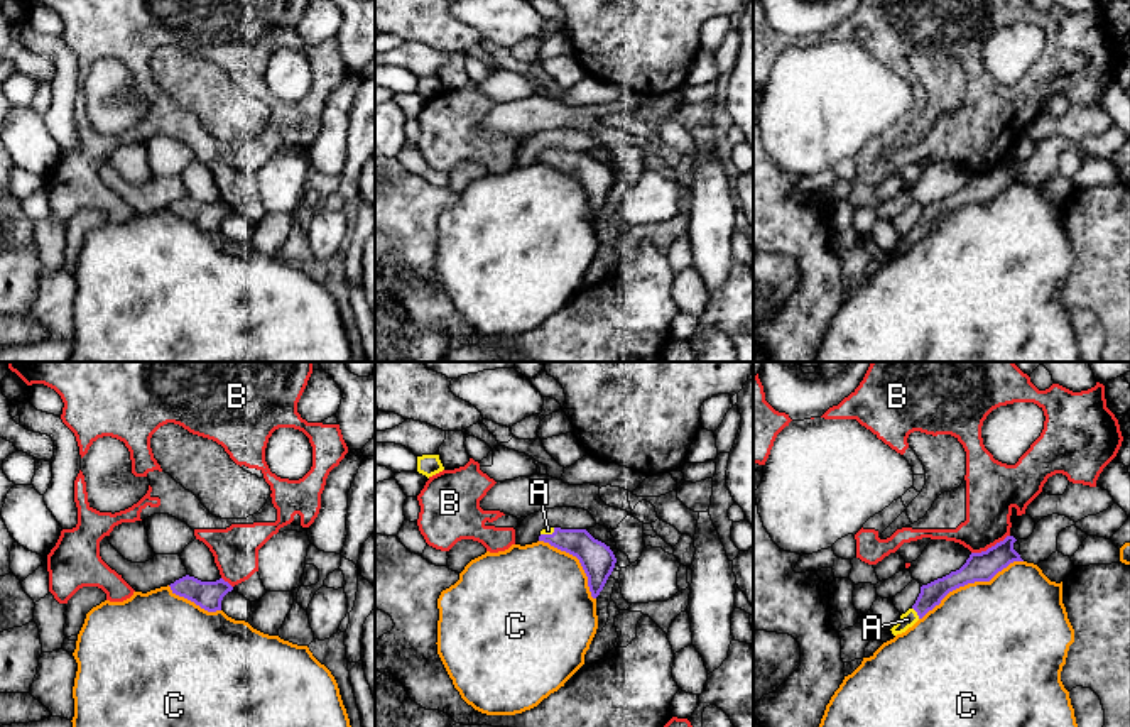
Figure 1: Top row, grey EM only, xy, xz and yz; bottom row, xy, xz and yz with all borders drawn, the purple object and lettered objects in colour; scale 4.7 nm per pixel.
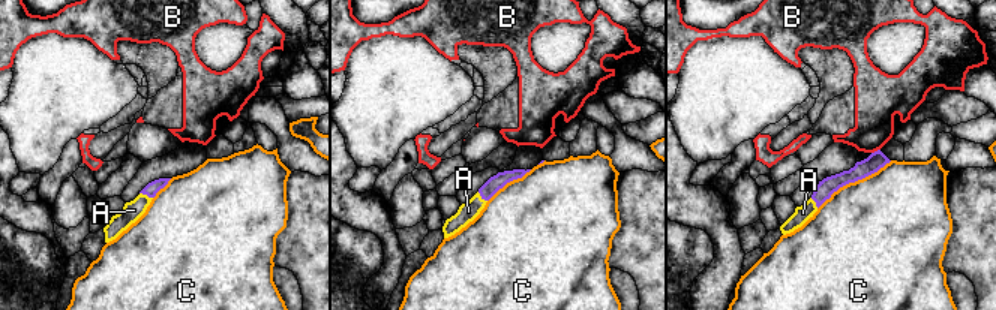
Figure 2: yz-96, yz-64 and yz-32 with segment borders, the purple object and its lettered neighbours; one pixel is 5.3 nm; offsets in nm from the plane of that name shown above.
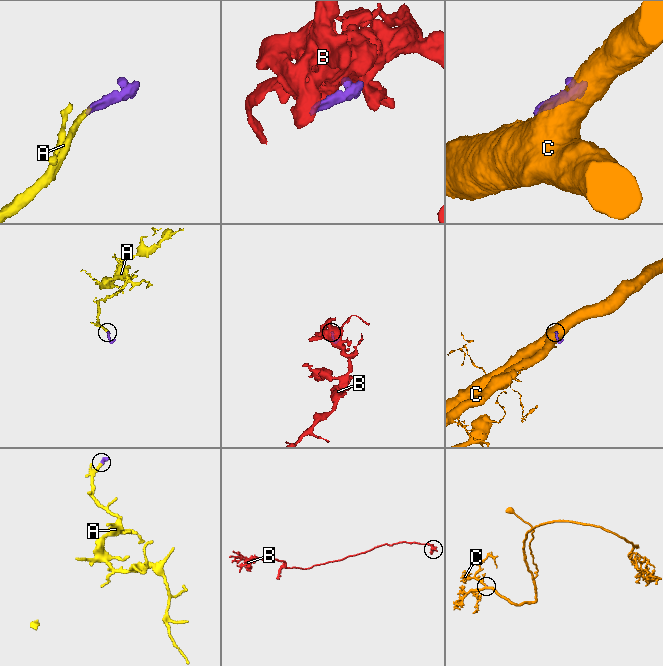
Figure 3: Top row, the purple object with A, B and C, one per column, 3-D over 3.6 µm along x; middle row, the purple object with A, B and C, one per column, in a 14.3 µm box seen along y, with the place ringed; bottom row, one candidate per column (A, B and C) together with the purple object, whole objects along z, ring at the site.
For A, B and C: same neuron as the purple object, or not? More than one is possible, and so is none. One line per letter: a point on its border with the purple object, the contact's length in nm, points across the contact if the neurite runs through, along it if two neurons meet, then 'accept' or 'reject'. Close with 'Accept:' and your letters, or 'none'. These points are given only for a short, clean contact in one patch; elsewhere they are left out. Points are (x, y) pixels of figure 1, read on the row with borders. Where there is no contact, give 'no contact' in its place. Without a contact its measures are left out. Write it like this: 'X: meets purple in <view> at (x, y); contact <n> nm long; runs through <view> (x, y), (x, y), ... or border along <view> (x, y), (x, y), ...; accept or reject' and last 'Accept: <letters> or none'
A: meets purple in yz at (916, 611); contact 70 nm long; runs through yz (931, 594), (916, 611), (907, 619); accept
B: meets purple in yz at (992, 546); contact 200 nm long; reject
C: meets purple in yz at (970, 582); contact 550 nm long; reject
Accept: A

